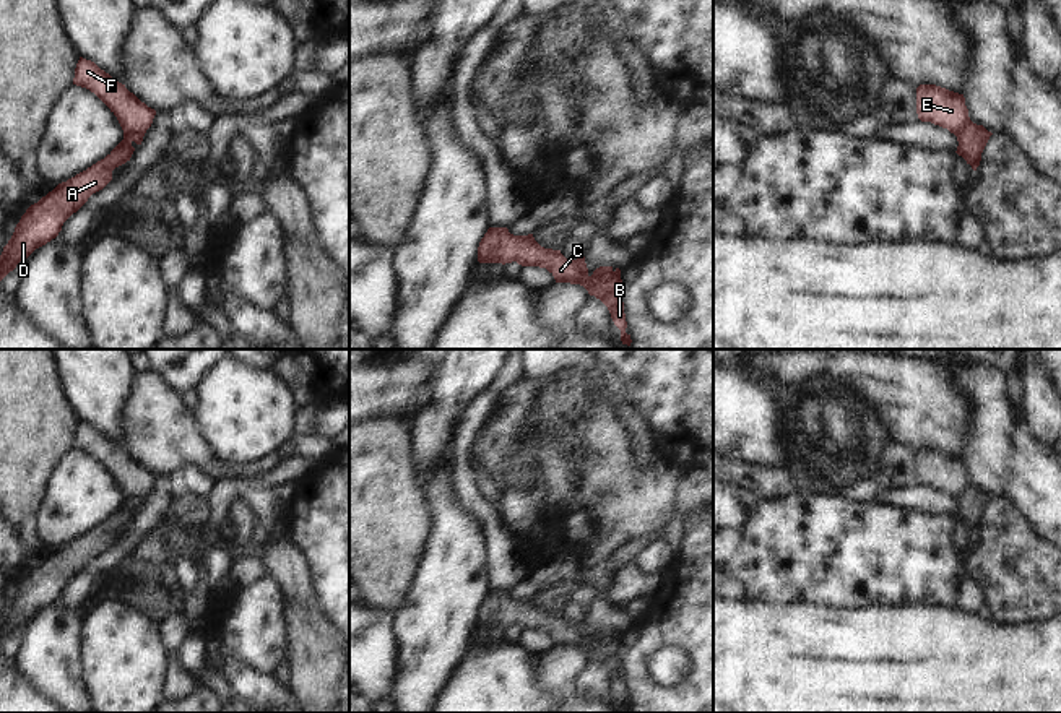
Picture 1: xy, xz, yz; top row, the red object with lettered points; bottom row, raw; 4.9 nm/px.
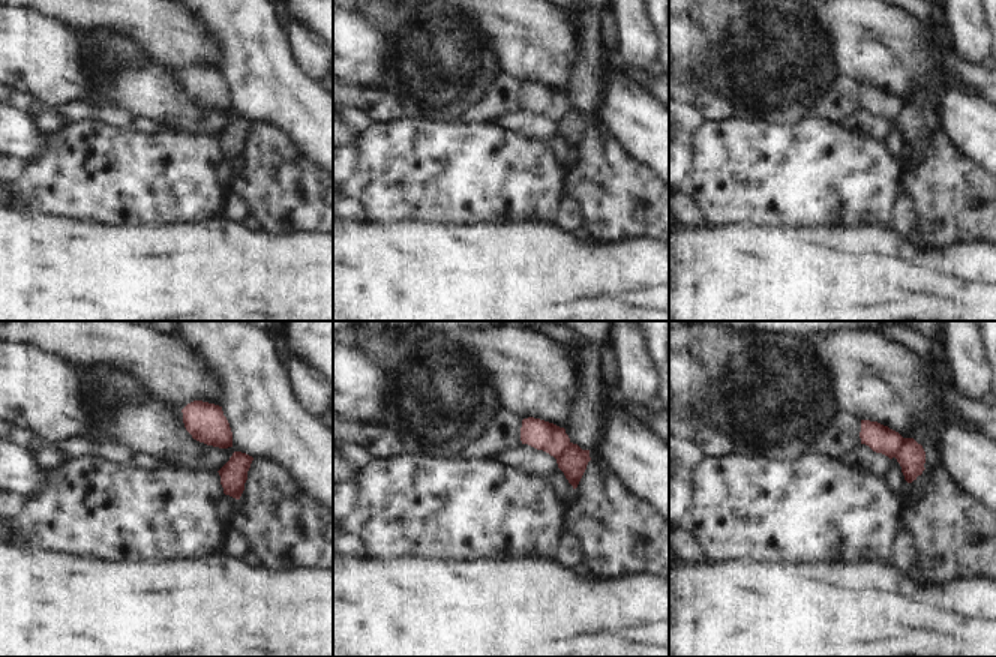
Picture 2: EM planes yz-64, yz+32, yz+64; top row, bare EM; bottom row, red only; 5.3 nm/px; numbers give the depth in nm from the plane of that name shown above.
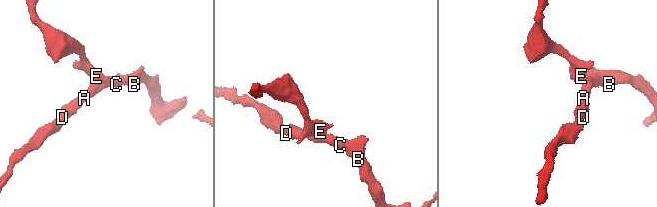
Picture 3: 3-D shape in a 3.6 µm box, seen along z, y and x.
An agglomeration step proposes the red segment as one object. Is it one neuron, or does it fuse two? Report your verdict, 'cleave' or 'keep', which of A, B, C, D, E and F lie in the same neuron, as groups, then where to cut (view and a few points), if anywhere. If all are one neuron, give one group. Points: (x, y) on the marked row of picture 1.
cleave; groups A B C D / E F; cut xy (124, 133), (143, 135)

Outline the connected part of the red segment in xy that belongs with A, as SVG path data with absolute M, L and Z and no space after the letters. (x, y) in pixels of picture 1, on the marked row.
M123 135L123 140L101 161L58 184L52 192L31 205L21 216L15 232L0 255L0 281L26 260L36 248L58 236L63 223L76 213L88 198L112 180L112 171L130 161L145 135Z

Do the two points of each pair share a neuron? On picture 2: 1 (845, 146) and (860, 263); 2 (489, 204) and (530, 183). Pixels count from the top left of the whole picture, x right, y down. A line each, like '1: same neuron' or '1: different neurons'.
1: different neurons
2: same neuron

